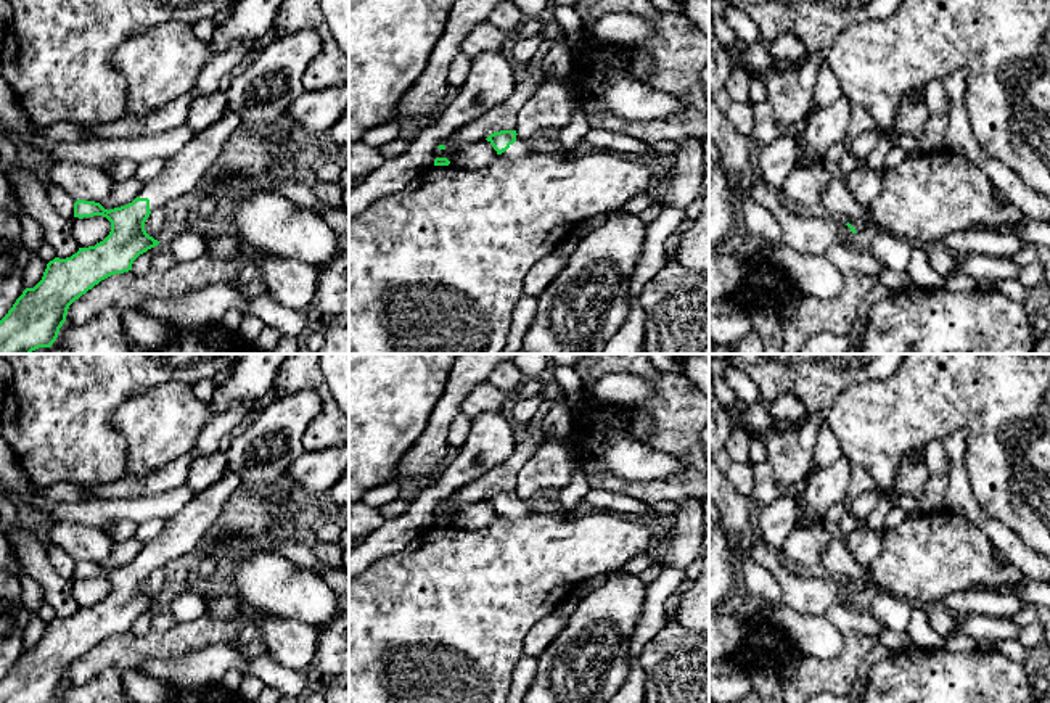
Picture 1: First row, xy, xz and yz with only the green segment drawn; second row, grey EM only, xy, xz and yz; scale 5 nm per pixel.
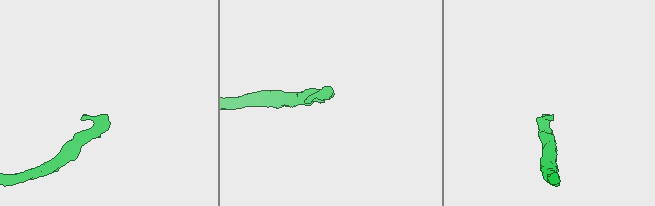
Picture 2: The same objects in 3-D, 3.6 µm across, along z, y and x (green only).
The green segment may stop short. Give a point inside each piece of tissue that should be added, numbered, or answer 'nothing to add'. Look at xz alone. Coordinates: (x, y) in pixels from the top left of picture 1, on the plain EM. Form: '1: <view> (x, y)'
1: xz (521, 509)

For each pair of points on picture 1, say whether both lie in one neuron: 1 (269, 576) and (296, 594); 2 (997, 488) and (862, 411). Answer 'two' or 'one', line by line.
1: one
2: one

